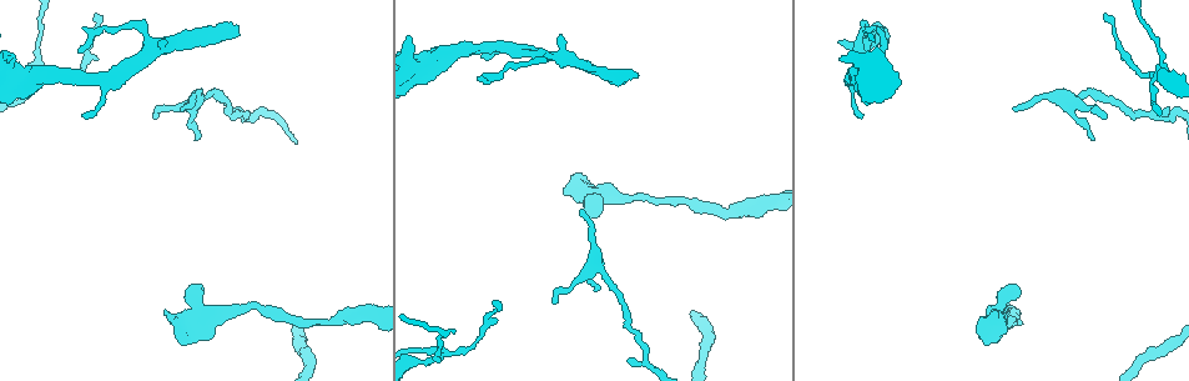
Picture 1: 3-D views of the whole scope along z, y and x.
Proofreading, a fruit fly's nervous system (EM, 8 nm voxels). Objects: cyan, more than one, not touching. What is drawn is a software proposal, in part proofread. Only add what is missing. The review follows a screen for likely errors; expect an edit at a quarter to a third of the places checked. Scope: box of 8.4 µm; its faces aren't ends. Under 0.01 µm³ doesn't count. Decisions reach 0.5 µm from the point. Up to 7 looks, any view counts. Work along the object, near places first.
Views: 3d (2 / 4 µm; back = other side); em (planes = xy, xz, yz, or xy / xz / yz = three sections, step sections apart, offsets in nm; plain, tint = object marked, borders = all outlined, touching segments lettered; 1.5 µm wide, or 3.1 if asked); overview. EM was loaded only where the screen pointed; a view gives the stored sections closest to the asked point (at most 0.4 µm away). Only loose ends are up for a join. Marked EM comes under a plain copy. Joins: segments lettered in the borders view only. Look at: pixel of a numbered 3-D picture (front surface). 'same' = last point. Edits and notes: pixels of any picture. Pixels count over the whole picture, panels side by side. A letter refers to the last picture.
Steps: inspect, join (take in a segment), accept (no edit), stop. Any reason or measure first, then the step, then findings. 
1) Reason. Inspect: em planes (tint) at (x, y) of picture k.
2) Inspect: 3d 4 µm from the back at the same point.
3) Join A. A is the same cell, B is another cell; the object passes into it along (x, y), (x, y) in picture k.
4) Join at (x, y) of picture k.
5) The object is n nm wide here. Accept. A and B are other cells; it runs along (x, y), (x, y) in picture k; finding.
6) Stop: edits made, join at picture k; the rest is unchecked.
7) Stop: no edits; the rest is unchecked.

Free end. Inspect: 3d 4 µm at (565, 188) of picture 1.

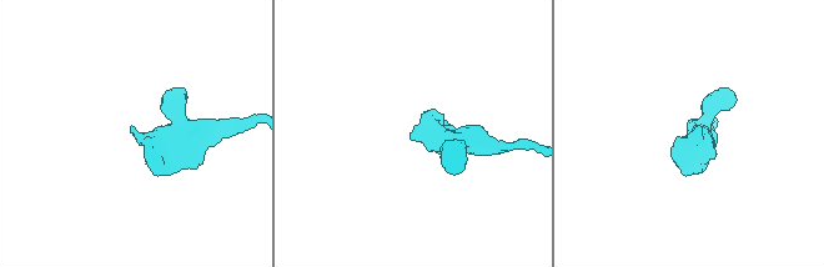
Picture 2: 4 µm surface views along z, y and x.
Inspect: em xy step 4 (tint) at (411, 136) of picture 2.

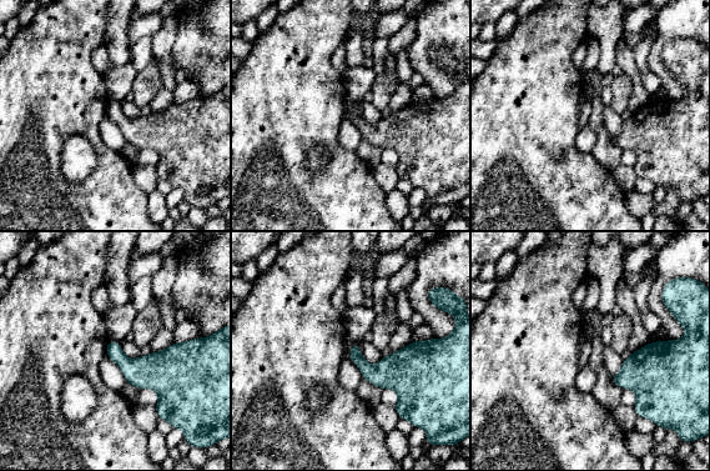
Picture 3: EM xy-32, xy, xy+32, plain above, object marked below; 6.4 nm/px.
Another direction. Inspect: em planes (borders) at the same point.

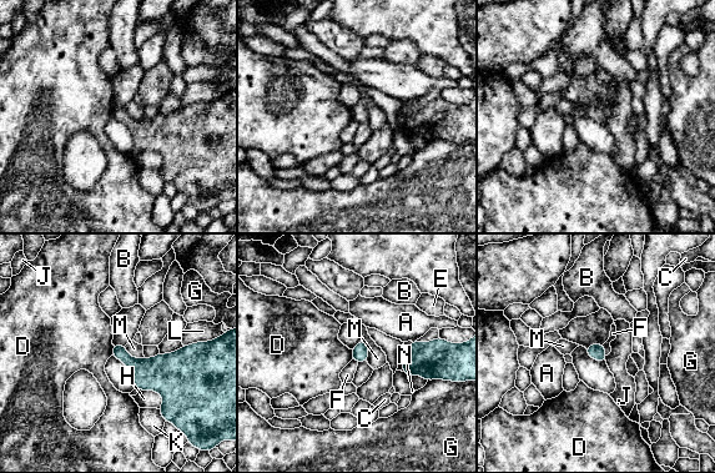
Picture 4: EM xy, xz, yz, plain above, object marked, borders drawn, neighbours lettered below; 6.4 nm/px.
Accept. A, B, C, D, E, F, G, H, J, K, L, M and N are other cells; a border runs along (111, 345), (112, 355) in picture 4; none of them fits.

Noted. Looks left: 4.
Branch stops here. Inspect: 3d 2 µm at (555, 301) of picture 1.

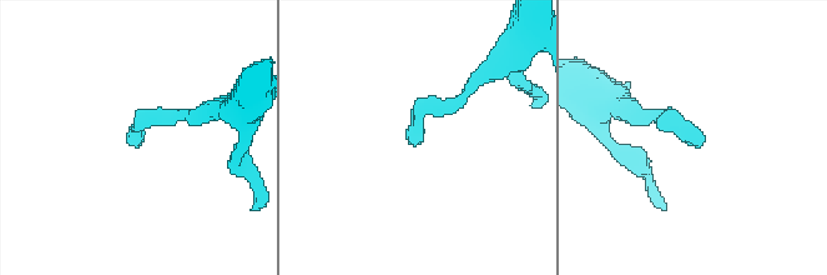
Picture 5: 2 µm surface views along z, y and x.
Need the tissue. Inspect: em xy step 8 (borders) at (410, 140) of picture 5.

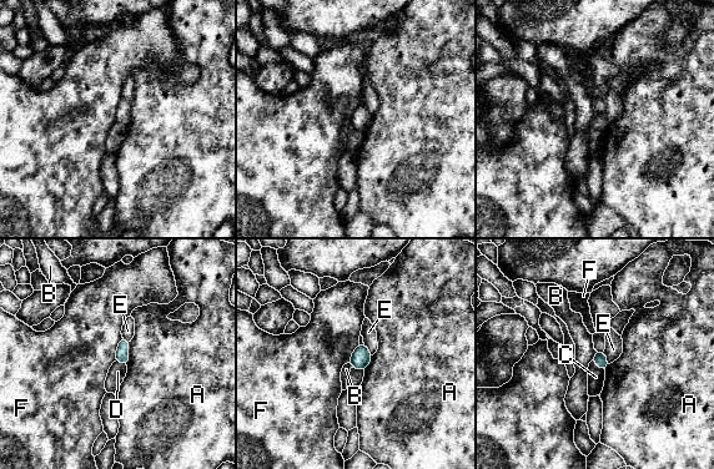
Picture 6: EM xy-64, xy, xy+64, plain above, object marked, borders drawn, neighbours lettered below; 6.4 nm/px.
Accept. A, B, C, D, E and F are other cells; a border runs along (592, 361), (604, 372) in picture 6; none of them fits.

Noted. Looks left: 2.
Tapers out. Inspect: em planes (borders) at (94, 14) of picture 1.

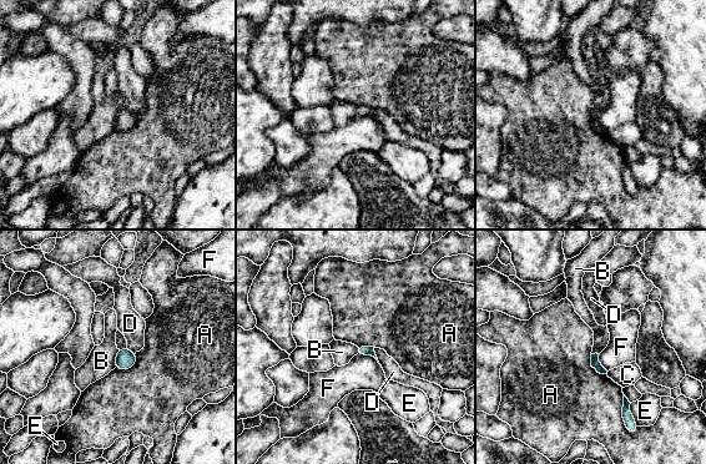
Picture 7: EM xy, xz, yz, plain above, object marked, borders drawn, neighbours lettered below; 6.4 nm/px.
Accept. A, B, C, D, E and F are other cells; a border runs along (119, 349), (114, 367) in picture 7; none of them fits.

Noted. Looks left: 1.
Stop: no edits; the rest is unchecked.

